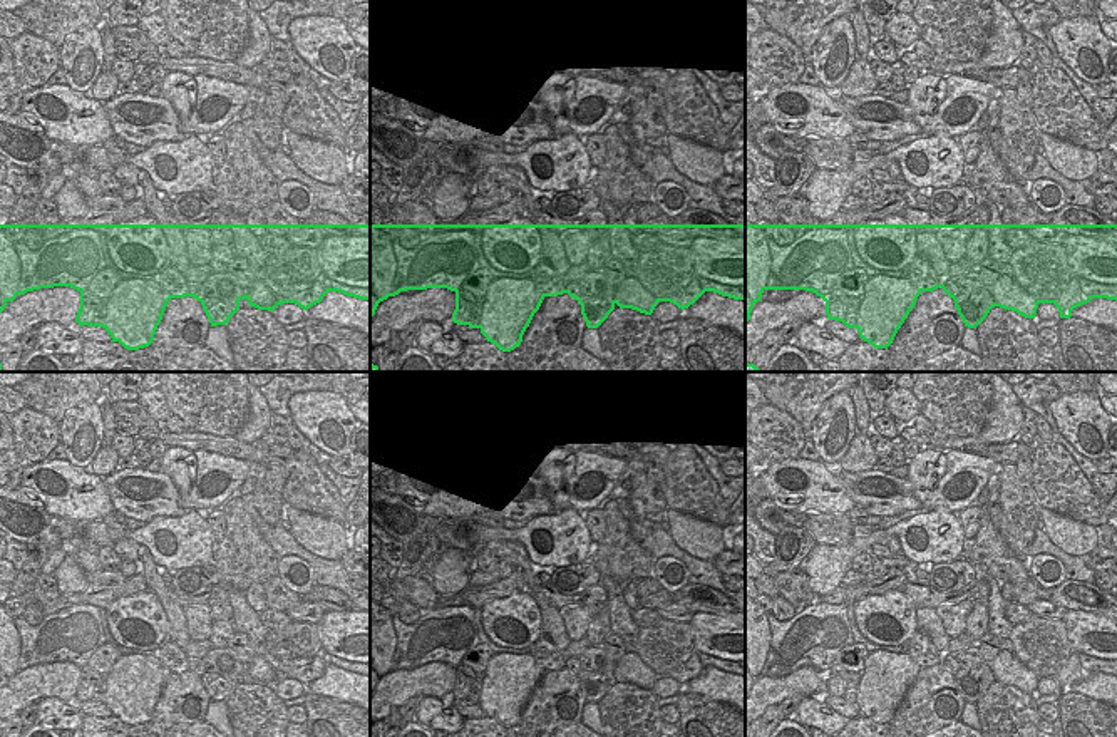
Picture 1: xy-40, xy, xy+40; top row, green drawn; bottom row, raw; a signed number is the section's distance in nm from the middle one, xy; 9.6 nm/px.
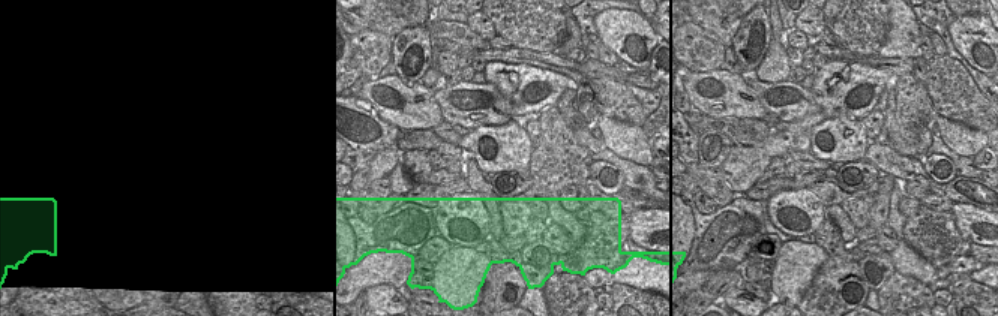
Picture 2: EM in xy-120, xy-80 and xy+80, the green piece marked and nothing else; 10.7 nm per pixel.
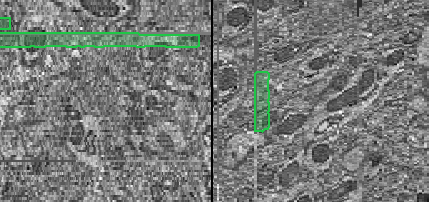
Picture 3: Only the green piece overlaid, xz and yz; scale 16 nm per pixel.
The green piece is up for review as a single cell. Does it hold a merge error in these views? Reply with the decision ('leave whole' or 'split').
split

